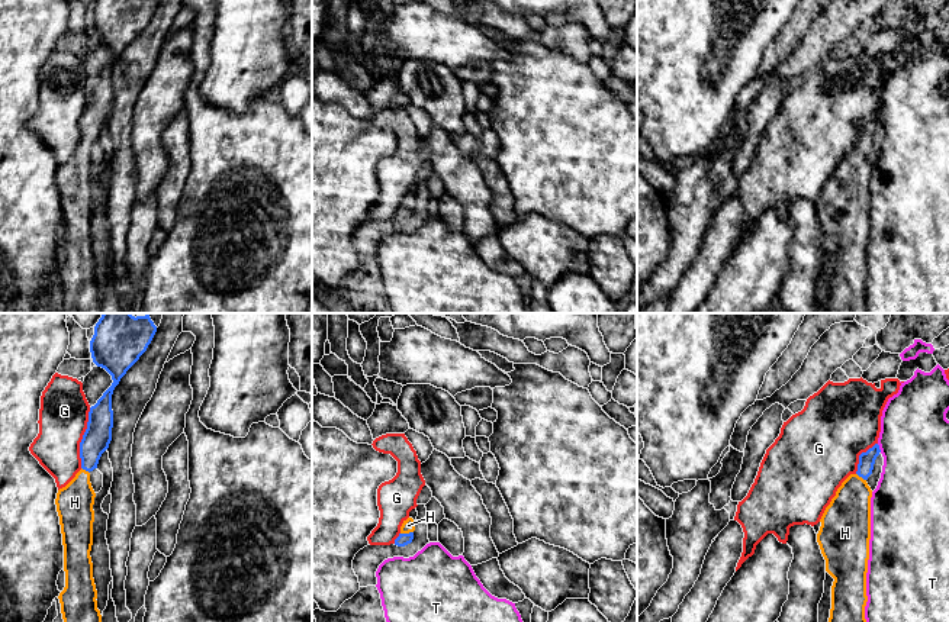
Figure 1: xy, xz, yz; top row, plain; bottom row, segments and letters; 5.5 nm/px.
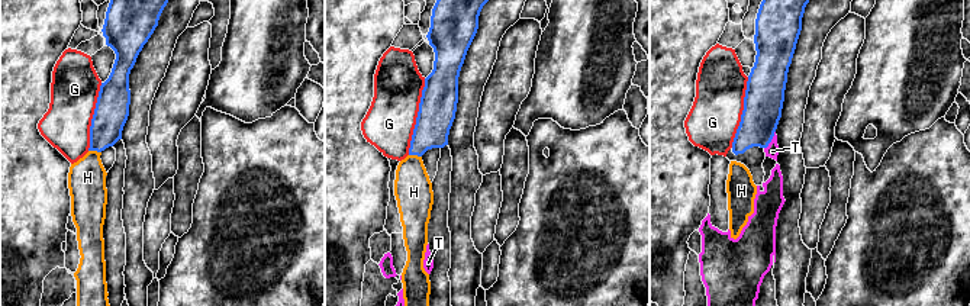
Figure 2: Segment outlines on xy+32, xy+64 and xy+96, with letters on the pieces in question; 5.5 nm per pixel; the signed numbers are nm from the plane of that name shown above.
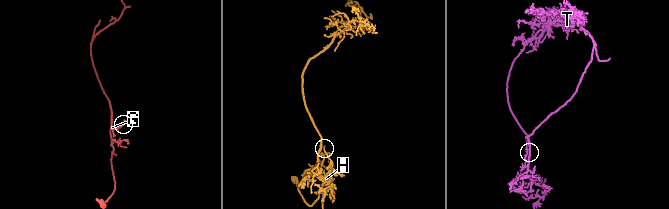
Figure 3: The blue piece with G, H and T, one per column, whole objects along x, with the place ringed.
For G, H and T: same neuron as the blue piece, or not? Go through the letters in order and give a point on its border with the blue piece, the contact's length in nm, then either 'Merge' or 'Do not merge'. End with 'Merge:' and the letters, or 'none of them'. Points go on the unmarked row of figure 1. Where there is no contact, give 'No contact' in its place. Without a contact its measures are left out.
G: Touches blue at xy (83, 113). Shared border 340 nm. Do not merge
H: Touches blue at xz (407, 209). Shared border 70 nm. Merge
T: Touches blue at yz (878, 123). Shared border 50 nm. Do not merge
Merge: H

